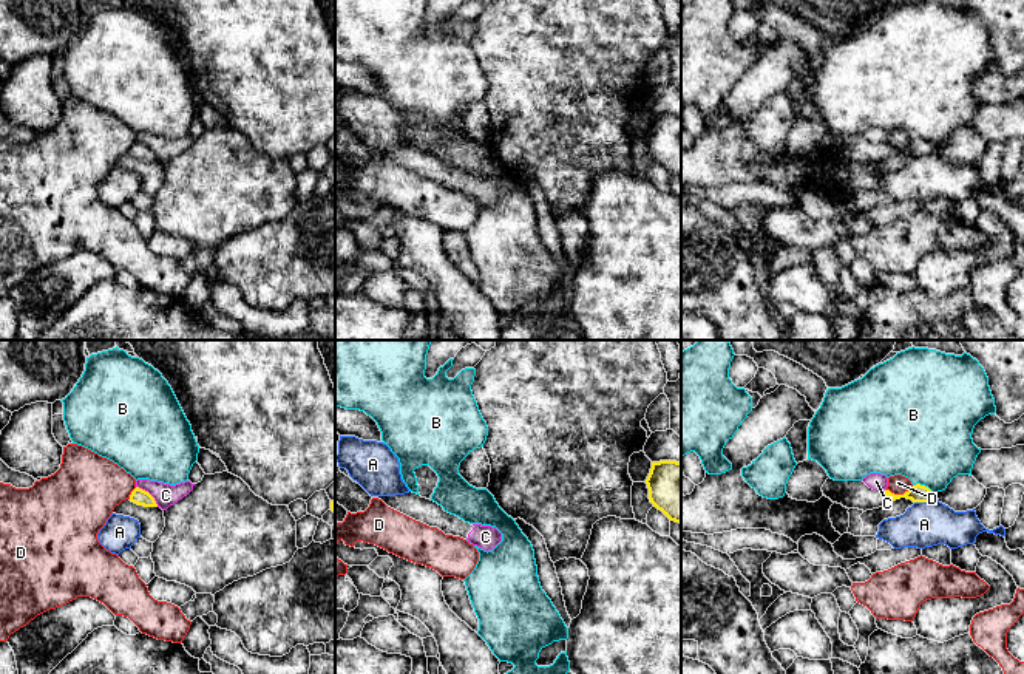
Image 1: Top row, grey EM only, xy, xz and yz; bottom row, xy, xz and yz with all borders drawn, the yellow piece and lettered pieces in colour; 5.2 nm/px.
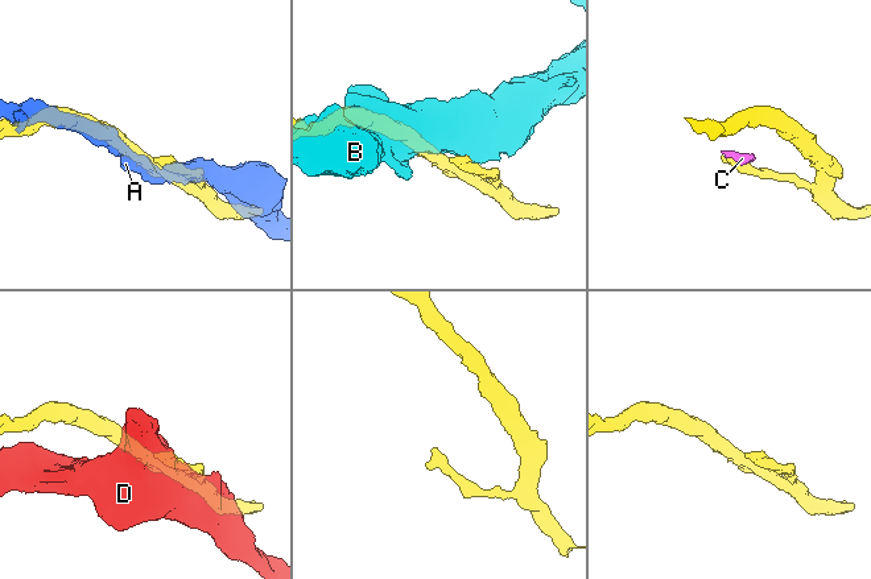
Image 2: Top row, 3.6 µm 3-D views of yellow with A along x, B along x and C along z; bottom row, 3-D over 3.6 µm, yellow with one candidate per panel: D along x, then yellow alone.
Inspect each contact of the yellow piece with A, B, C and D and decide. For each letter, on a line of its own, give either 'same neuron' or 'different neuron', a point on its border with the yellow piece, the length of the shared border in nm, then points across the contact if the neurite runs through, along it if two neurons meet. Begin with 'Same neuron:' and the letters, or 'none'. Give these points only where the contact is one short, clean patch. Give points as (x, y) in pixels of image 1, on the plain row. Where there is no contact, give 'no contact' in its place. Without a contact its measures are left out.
Same neuron: none
A: different neuron; meets yellow in yz at (924, 155); contact 120 nm long
B: different neuron; meets yellow in yz at (924, 139); contact 130 nm long
C: different neuron; meets yellow in xy at (149, 147); contact 160 nm long; border along xy (136, 139), (144, 142), (158, 159)
D: different neuron; meets yellow in yz at (899, 149); contact 150 nm long; border along yz (913, 139), (902, 147), (887, 144)

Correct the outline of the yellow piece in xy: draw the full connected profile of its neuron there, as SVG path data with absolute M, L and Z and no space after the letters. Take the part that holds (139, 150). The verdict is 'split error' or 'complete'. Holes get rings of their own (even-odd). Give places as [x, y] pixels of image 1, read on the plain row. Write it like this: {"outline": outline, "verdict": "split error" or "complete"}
{"outline": "M136 141L131 145L130 155L137 158L137 159L144 159L144 161L158 161L154 151L148 145L145 145L145 144L139 142L139 141Z", "verdict": "complete"}

